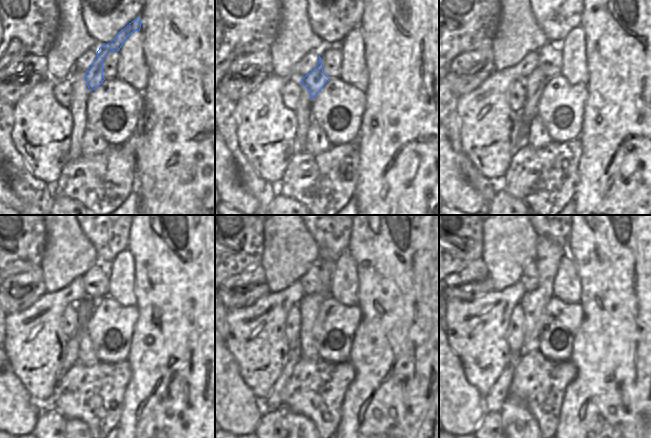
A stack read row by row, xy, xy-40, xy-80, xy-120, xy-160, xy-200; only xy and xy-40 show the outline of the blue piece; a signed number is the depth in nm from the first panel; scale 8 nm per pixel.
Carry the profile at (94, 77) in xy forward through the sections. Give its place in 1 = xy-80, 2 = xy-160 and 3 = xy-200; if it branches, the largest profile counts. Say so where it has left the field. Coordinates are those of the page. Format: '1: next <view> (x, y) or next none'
1: next xy-80 (534, 84)
2: next xy-160 (273, 401)
3: next xy-200 (493, 401)

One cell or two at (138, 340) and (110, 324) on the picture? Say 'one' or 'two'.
two

